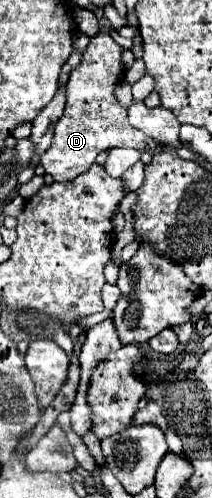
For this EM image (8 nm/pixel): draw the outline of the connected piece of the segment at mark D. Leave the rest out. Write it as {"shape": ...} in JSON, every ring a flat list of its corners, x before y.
{"shape":[[99,32,91,38,89,46,83,52,83,62,71,72,67,84,67,102,65,112,55,126,53,144,41,156,41,166,47,174,53,176,55,182,73,180,83,174,97,158,97,154,111,150,111,148,135,148,155,150,161,146,155,138,145,136,141,130,133,128,127,120,127,110,115,98,115,84,123,80,123,66,121,66,123,48,111,40,109,34]]}

